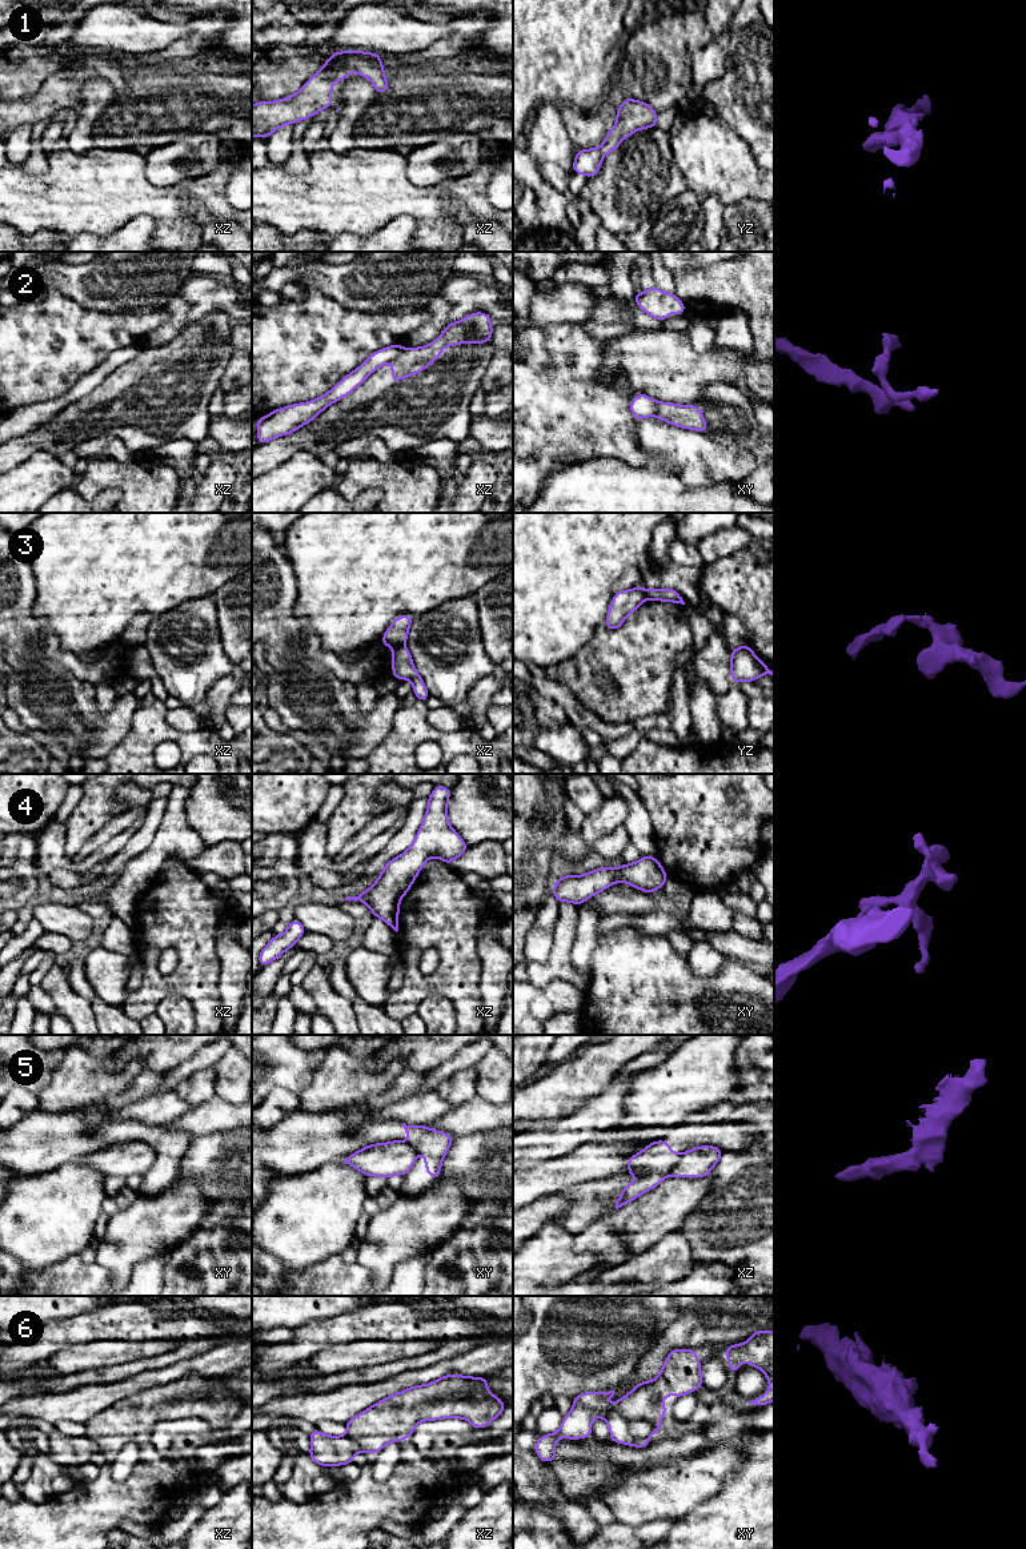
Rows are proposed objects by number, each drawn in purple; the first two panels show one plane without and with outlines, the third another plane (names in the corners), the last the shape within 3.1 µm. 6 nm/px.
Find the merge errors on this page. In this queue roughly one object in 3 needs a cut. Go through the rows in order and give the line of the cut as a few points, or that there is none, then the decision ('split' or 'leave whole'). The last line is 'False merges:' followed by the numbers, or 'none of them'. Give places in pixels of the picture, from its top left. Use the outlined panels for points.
1: no cut | leave whole
2: xz (403, 348), (392, 361) | split
3: xz (403, 643), (395, 647) | split
4: no cut | leave whole
5: xz (680, 1155), (669, 1174) | split
6: xz (347, 1435), (361, 1449) | split
False merges: 2, 3, 5, 6

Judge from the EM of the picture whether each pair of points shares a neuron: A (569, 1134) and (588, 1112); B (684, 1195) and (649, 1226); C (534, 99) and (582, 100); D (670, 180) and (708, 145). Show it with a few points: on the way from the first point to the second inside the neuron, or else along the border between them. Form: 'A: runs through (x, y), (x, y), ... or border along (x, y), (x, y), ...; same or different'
A: runs through (574, 1128), (585, 1118); same
B: runs through (676, 1199), (657, 1218); same
C: runs through (546, 93), (570, 93); same
D: border along (669, 143), (673, 161), (688, 188); different

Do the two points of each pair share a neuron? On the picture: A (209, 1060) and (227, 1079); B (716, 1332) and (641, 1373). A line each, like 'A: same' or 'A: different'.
A: different
B: same

